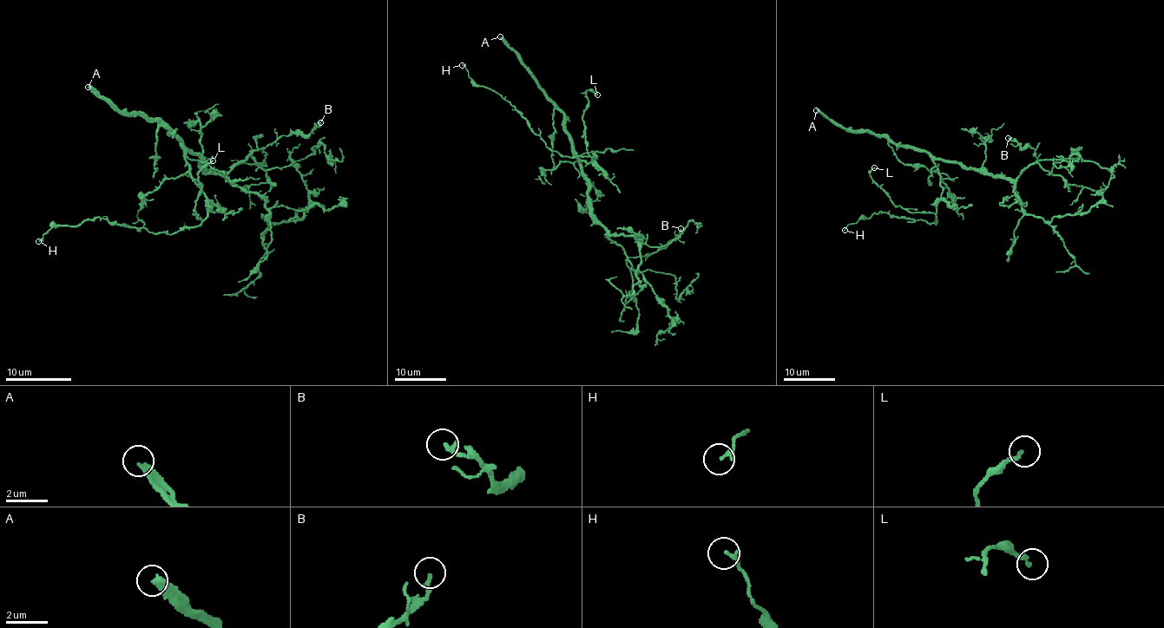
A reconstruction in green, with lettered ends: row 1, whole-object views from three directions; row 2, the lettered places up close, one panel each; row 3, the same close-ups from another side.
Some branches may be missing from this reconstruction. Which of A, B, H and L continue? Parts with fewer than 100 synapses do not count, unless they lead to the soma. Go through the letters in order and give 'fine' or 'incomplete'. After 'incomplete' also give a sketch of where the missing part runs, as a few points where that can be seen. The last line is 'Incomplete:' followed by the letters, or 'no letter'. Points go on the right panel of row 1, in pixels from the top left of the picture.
A: incomplete
B: fine
H: fine
L: fine
Incomplete: A

